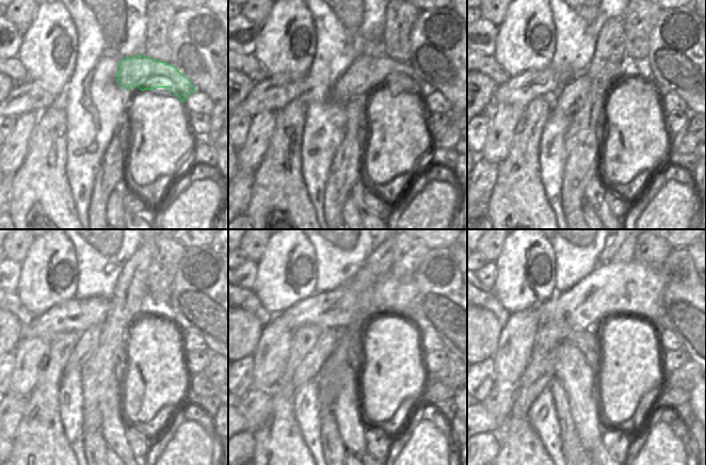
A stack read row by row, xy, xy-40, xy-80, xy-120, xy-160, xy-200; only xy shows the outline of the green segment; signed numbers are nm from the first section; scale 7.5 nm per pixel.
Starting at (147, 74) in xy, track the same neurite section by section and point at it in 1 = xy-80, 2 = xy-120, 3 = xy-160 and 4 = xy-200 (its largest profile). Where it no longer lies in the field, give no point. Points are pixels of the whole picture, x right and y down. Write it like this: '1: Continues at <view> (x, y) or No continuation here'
1: Continues at xy-80 (568, 98)
2: Continues at xy-120 (89, 341)
3: Continues at xy-160 (309, 368)
4: Continues at xy-200 (540, 371).

